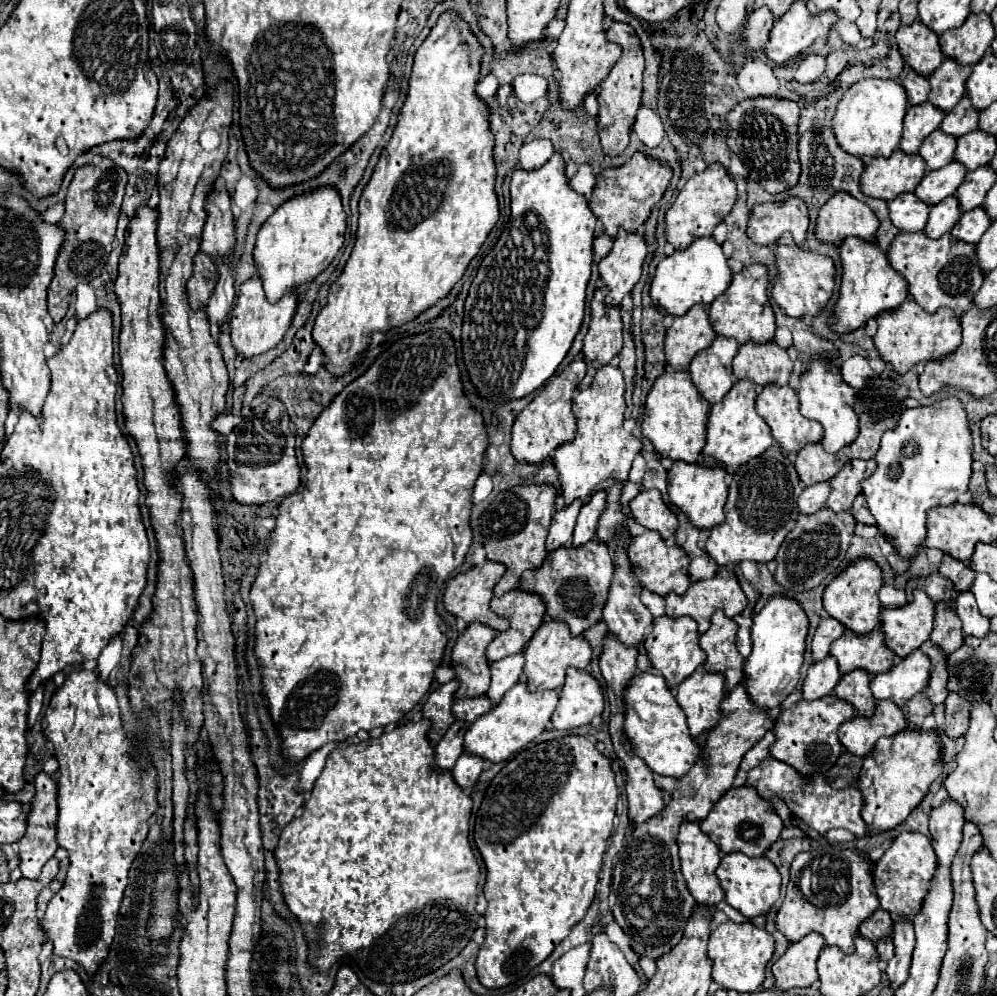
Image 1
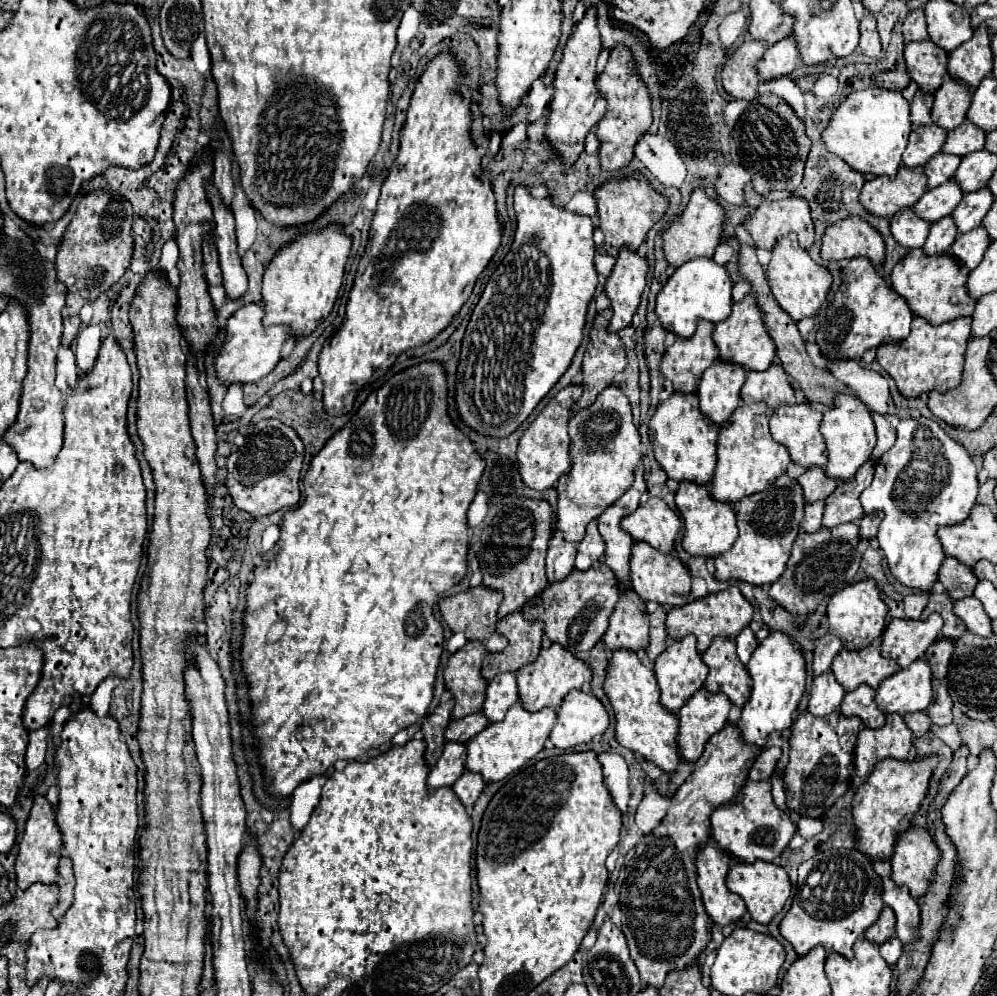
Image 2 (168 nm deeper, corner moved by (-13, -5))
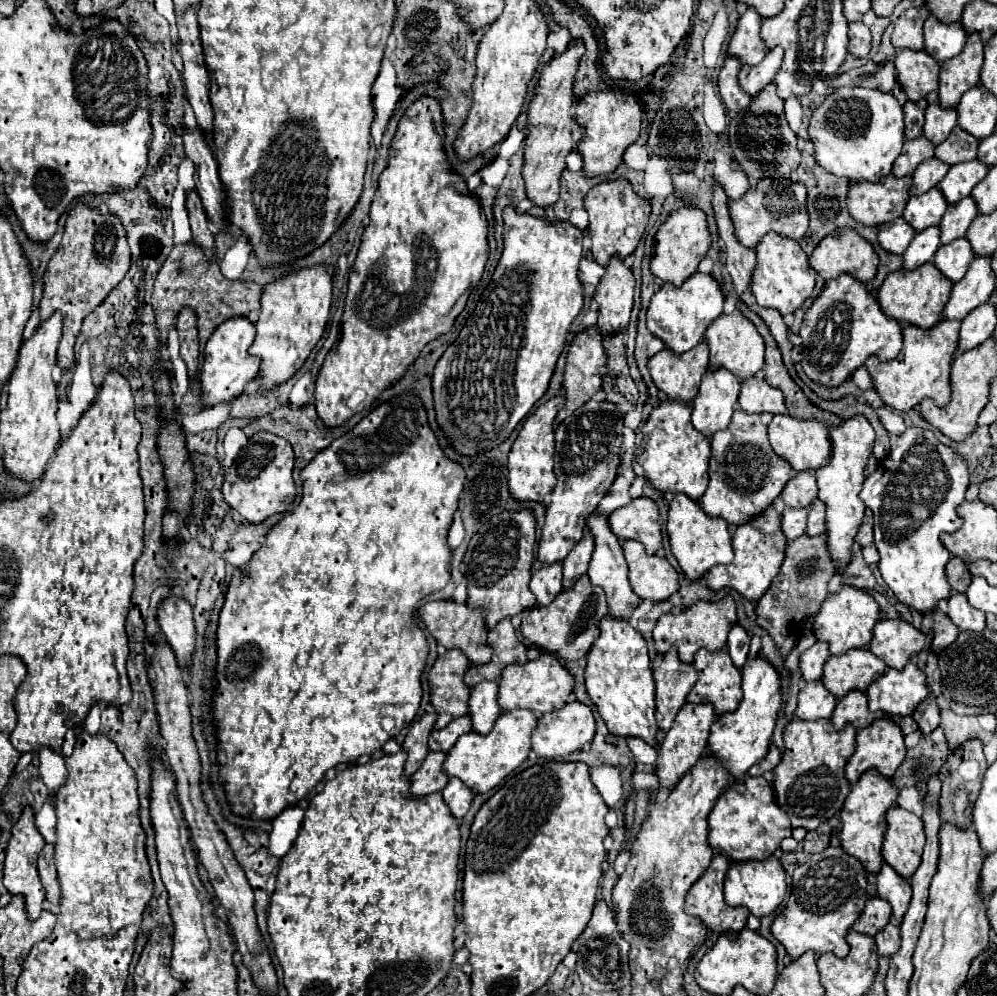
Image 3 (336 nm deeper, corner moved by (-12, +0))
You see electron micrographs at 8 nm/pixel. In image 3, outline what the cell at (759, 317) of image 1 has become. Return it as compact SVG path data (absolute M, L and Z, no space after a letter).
M735 309L731 315L721 315L717 321L713 321L713 325L709 325L709 329L705 331L703 339L709 345L709 369L727 369L735 377L739 377L739 381L757 375L757 371L761 371L765 363L765 343L761 341L757 329L753 329L753 323L747 317L741 317L739 309Z

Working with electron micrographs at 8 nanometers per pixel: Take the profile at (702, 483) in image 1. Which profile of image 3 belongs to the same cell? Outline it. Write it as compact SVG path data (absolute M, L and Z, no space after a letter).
M683 493L673 497L673 501L669 503L667 535L671 551L681 565L687 581L699 581L711 567L733 561L729 525L725 525L725 521L717 521L717 517L705 515L699 503L689 501L689 497L683 497Z

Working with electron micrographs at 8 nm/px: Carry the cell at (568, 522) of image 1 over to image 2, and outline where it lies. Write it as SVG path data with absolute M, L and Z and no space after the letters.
M568 540L552 542L546 556L548 582L560 582L562 578L566 578L566 574L570 574L570 570L574 568L576 552L578 552L576 546L578 542L568 542Z

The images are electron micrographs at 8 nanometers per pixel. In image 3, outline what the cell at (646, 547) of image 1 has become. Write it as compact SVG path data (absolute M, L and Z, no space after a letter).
M623 541L623 553L629 565L629 583L639 599L665 601L679 589L679 575L663 555L647 555L637 541Z

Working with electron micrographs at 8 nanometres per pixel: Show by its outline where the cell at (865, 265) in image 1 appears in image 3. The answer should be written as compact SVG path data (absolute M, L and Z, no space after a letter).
M839 277L823 289L821 297L817 297L805 311L799 337L803 339L801 367L805 375L827 389L839 387L871 355L879 361L895 359L903 345L901 325L889 321L881 313L875 295L867 293L865 285L853 281L853 277Z

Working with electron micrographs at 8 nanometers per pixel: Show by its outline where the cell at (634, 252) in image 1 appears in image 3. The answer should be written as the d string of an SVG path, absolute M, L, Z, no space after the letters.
M613 257L593 293L593 299L599 303L597 329L603 337L621 333L627 327L633 309L633 291L635 277L631 269L627 269L619 257Z

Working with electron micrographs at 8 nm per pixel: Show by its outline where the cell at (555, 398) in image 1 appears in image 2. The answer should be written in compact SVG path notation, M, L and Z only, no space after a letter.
M566 386L560 390L548 404L542 408L542 412L530 422L526 428L524 436L520 438L518 446L518 468L522 474L522 480L526 486L534 490L546 490L552 488L562 474L566 474L572 466L570 458L570 434L568 434L568 422L572 418L570 406L576 402L580 396L580 388L576 386Z

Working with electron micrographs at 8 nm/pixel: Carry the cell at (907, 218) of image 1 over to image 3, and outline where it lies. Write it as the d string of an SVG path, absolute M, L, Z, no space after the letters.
M897 217L885 225L879 227L879 235L877 235L877 241L879 245L887 251L887 253L893 253L893 255L901 255L909 241L915 237L913 233L913 227L903 219L903 217Z

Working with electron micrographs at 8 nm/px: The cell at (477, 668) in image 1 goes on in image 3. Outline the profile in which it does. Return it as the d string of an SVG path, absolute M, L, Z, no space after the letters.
M455 649L447 651L433 663L427 681L429 681L431 705L437 711L435 729L443 729L447 723L467 713L469 689L465 689L463 683L467 667L469 661L465 661L465 657L461 657L461 653L457 653Z

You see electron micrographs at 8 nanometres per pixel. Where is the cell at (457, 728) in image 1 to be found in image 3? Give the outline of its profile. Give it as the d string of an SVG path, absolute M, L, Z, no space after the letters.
M429 753L429 757L425 757L423 765L411 777L411 793L415 797L437 793L447 785L449 779L445 777L445 773L441 773L443 759L445 753Z

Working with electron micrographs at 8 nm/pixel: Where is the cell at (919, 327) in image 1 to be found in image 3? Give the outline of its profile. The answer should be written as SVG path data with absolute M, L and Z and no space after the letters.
M941 321L935 331L923 331L913 325L907 325L903 327L903 349L897 359L881 363L877 361L877 357L869 357L869 361L865 361L865 369L869 371L873 381L873 389L885 405L905 413L925 397L933 399L939 407L949 403L949 371L953 363L953 353L957 349L959 325L959 321Z

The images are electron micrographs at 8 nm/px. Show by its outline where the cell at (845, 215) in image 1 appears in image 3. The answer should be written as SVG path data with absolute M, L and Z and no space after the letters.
M841 229L815 247L809 265L825 279L825 283L843 273L867 283L877 273L879 257L863 237L853 233L853 229Z

